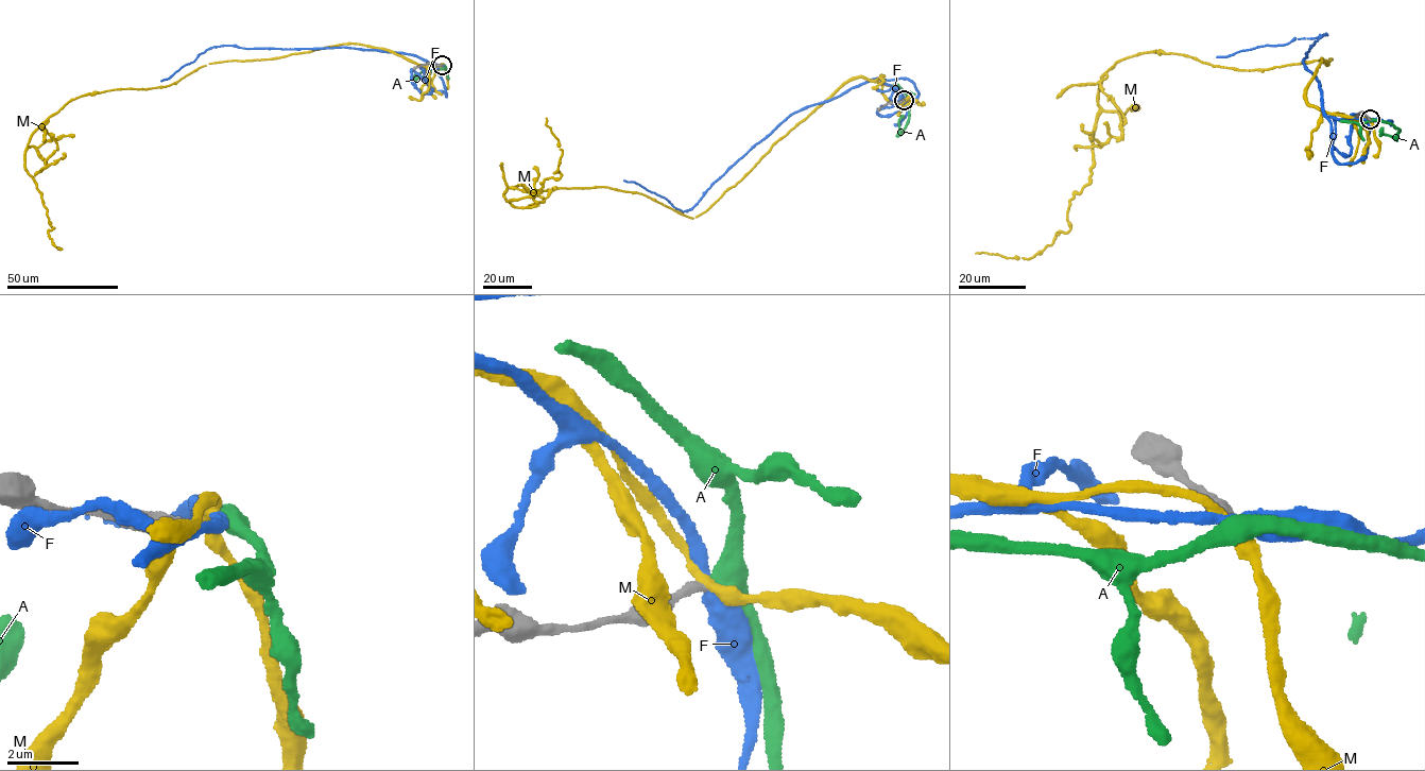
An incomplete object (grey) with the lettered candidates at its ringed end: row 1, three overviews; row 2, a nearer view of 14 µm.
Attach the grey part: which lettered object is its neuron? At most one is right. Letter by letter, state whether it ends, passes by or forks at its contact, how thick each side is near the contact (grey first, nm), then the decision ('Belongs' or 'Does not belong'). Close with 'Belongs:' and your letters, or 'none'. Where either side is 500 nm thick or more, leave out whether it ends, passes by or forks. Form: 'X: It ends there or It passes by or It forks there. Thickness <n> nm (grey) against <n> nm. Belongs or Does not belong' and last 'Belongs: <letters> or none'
A: It passes by. Thickness 240 nm (grey) against 440 nm. Belongs
F: It passes by. Thickness 240 nm (grey) against 380 nm. Does not belong
M: It passes by. Thickness 240 nm (grey) against 300 nm. Does not belong
Belongs: A

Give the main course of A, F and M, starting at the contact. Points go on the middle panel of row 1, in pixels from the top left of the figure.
A: (904, 100), (909, 117), (898, 134), (902, 116)
F: (904, 100), (890, 85), (873, 79), (792, 113), (752, 147), (688, 210), (681, 211), (664, 198), (623, 180)
M: (904, 100), (892, 86), (850, 80), (689, 218), (603, 187), (519, 185), (505, 200), (561, 176), (546, 118)

